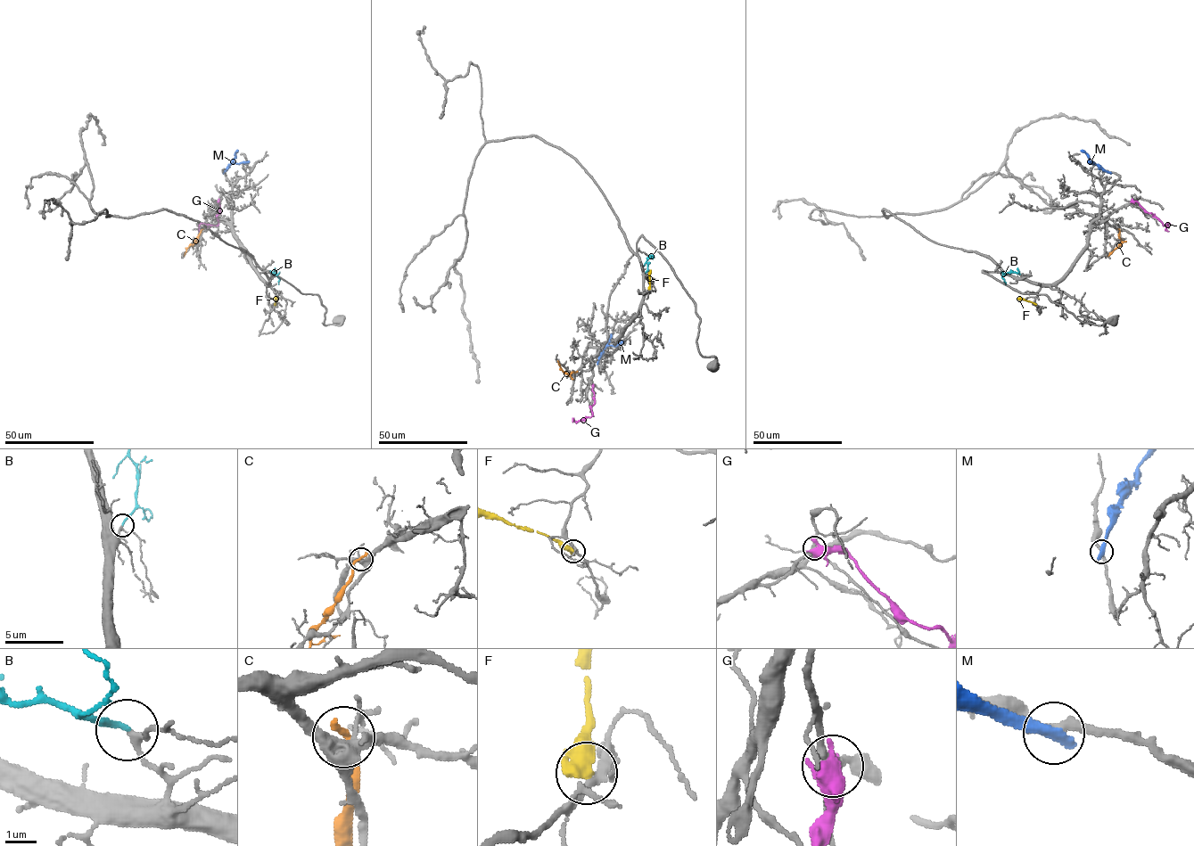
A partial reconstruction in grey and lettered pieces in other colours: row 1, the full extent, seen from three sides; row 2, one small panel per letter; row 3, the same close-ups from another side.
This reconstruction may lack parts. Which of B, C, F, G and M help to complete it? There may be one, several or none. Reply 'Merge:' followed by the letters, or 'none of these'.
Merge: B

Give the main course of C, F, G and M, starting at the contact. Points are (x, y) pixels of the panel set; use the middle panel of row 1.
C: (576, 372), (565, 373), (557, 360)
F: (649, 289), (651, 270)
G: (593, 385), (592, 415), (572, 422)
M: (597, 363), (606, 346), (617, 346), (623, 340)

